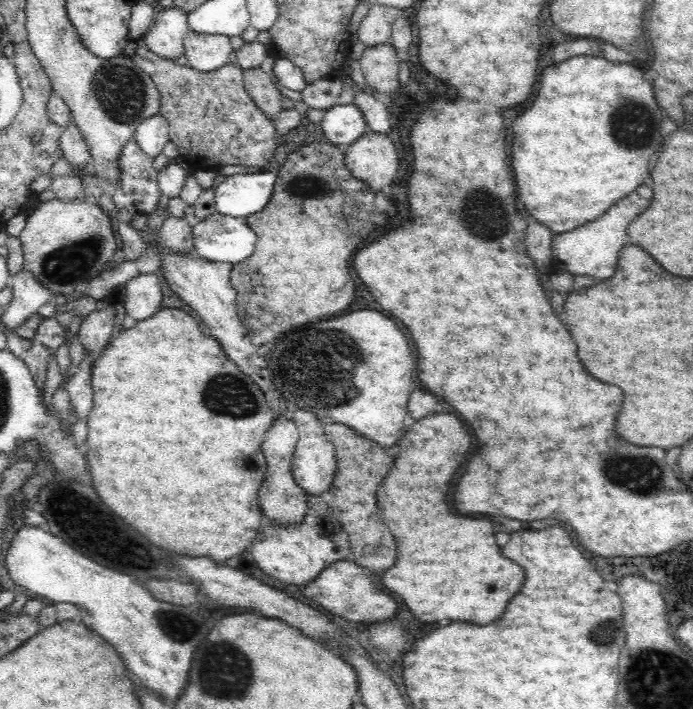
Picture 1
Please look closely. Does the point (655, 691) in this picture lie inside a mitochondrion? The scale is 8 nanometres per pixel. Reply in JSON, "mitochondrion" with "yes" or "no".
{"mitochondrion":"yes"}

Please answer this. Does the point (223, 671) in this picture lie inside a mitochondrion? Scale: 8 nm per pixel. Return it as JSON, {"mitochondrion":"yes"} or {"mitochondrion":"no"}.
{"mitochondrion":"yes"}

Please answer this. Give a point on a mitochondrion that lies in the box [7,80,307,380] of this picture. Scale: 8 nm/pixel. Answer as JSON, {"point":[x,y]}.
{"point":[68,263]}

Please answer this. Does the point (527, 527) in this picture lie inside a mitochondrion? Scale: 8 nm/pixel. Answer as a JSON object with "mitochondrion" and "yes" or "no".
{"mitochondrion":"no"}

